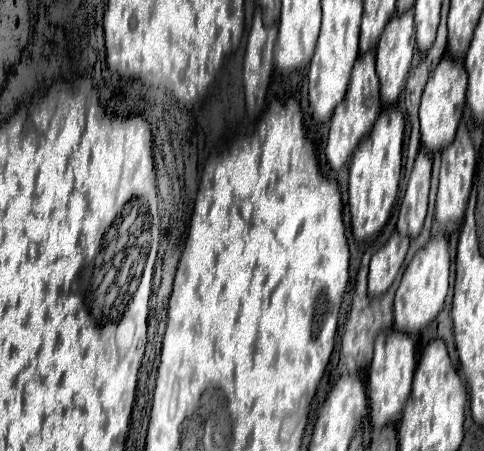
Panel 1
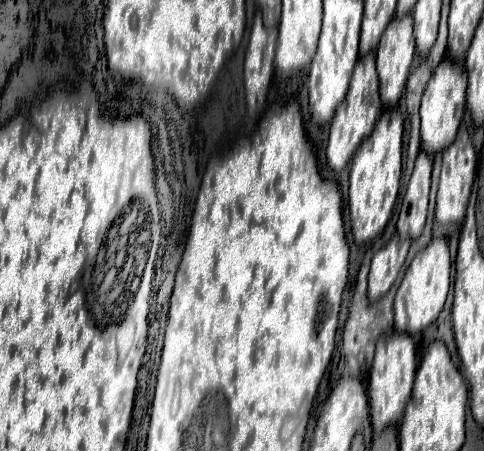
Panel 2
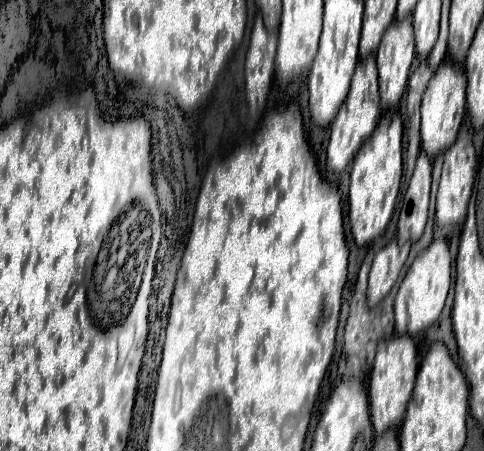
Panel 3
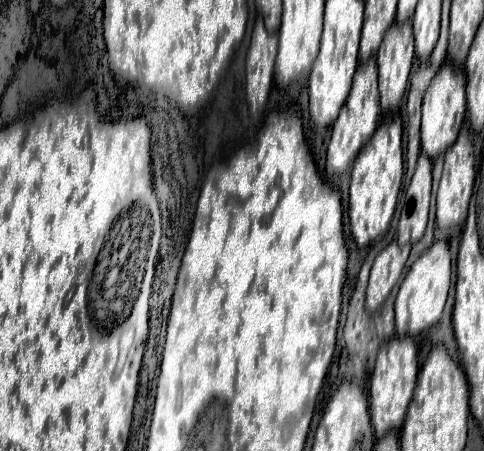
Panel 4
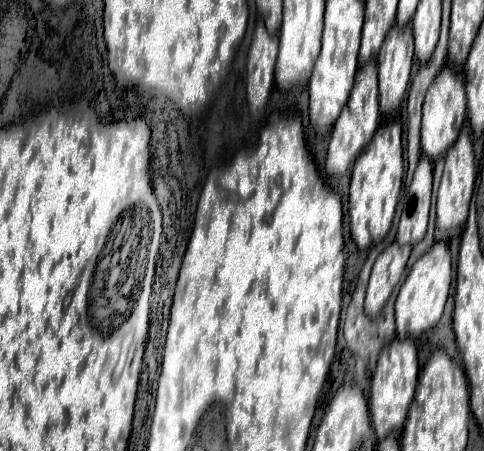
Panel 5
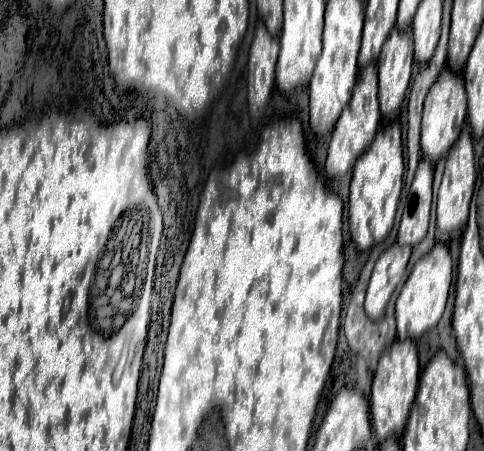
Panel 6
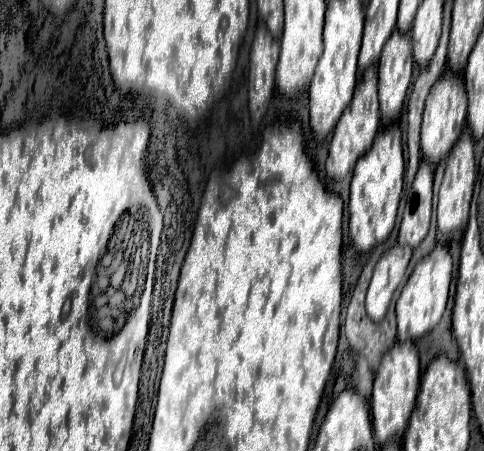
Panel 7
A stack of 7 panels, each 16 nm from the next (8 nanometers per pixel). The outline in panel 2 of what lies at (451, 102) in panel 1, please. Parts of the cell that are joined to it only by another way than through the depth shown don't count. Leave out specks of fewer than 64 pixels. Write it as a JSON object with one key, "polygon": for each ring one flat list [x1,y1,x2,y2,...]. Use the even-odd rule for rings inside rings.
{"polygon":[[448,56,438,64,432,78,428,80,428,86,422,96,420,106,420,120,422,120,422,150,428,154,442,152,452,144,456,138,458,124,464,114,466,104,466,72,460,62,452,62]]}

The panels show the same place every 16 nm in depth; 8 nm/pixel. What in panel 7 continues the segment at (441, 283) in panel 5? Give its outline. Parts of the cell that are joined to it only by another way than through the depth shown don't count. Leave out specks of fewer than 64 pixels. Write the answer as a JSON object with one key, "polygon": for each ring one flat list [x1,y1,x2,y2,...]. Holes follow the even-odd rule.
{"polygon":[[436,244,436,248,424,256,412,270,406,286,402,288,402,294,396,302,396,320,398,320,398,340,416,340,422,338,426,332,430,332,442,318,448,290,452,282,452,258,446,246]]}

